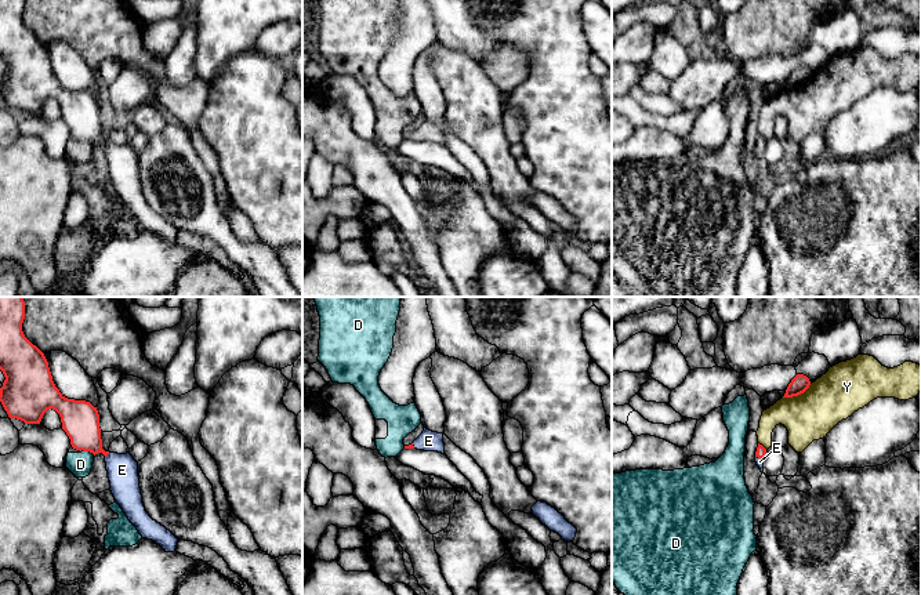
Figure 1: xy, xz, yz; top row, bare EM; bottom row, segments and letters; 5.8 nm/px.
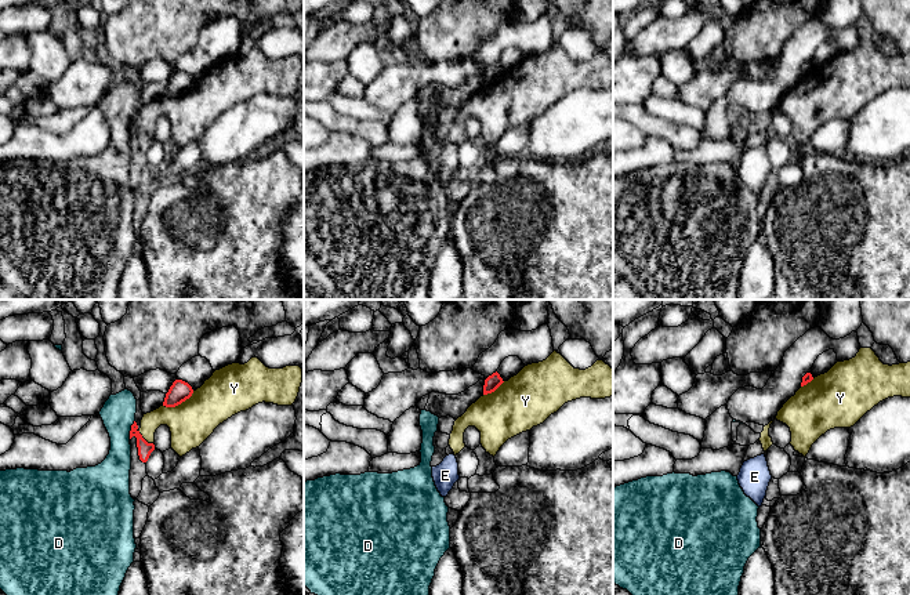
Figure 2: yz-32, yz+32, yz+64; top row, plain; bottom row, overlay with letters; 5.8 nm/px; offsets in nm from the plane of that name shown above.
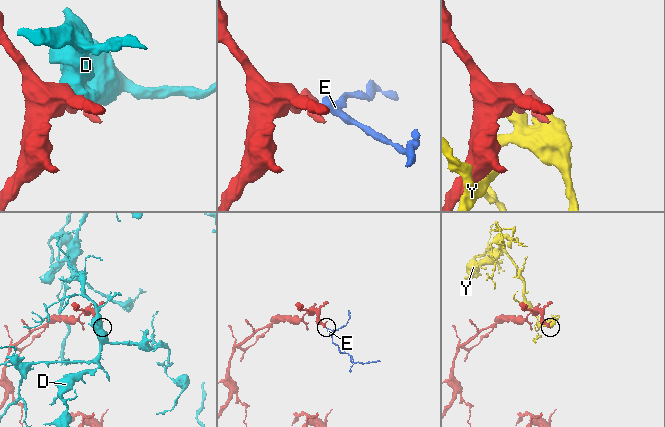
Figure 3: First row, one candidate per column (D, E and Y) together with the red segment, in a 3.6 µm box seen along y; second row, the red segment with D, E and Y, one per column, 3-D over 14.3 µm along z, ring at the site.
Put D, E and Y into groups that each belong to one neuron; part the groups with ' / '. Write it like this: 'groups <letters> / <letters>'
groups D / E / Y

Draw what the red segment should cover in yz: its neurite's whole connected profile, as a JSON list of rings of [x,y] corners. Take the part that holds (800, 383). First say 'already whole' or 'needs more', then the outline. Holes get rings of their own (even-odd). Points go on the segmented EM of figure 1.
already whole | [[[797,374],[788,384],[783,398],[793,398],[804,393],[811,385],[811,381],[804,374]]]

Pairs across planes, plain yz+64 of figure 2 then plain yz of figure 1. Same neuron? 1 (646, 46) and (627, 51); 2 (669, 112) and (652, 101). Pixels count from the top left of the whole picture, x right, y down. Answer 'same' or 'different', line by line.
1: same
2: same

